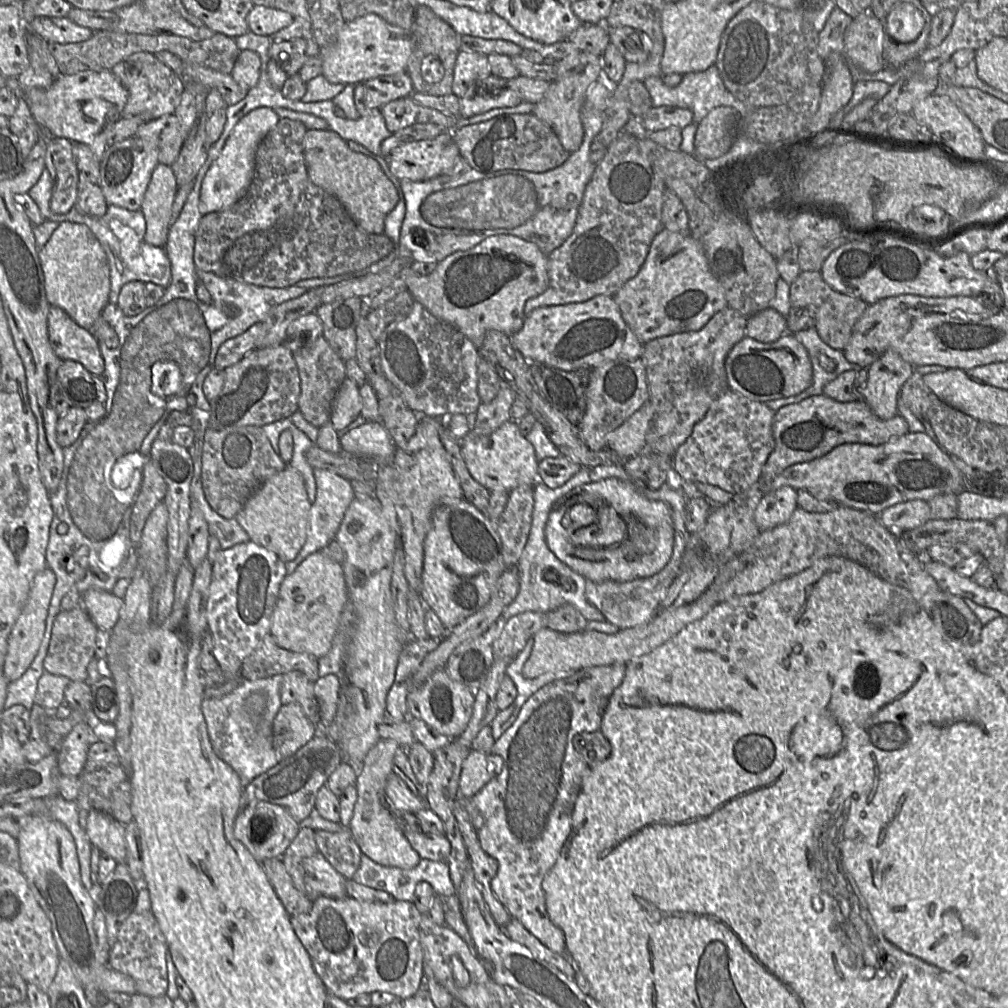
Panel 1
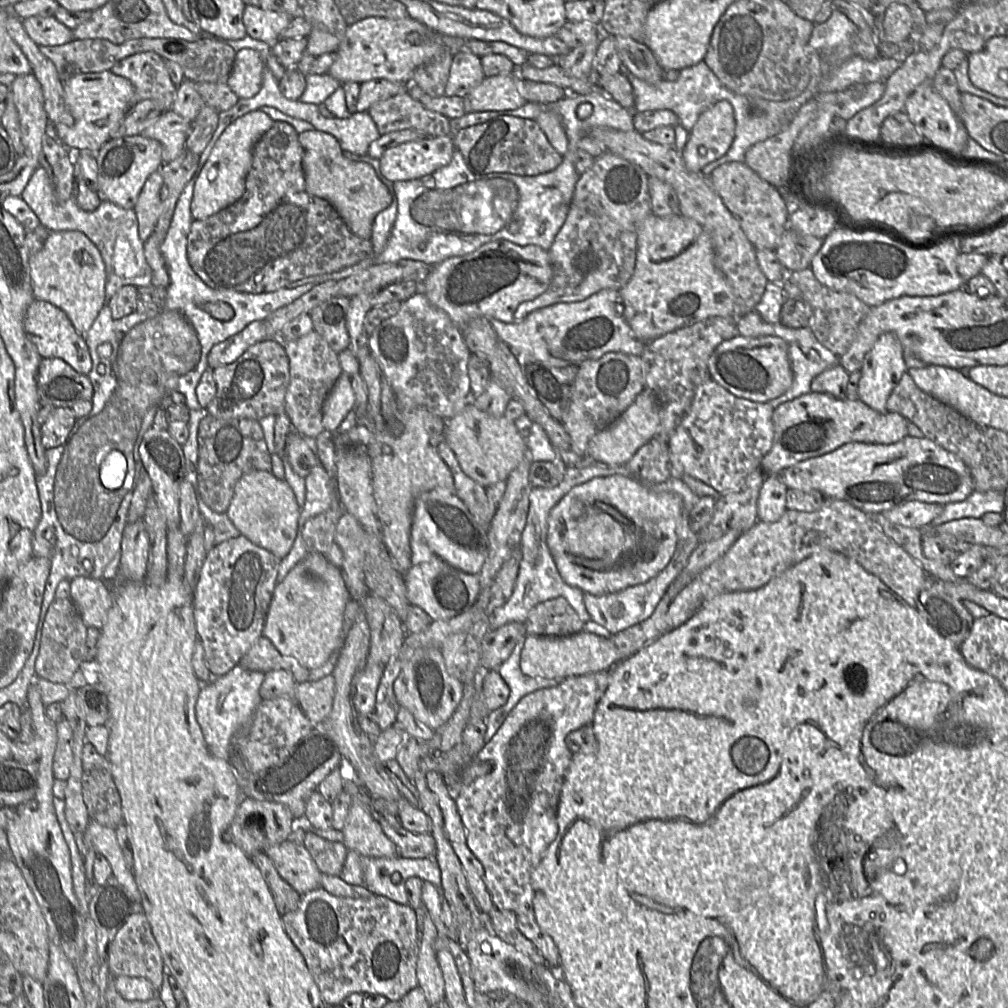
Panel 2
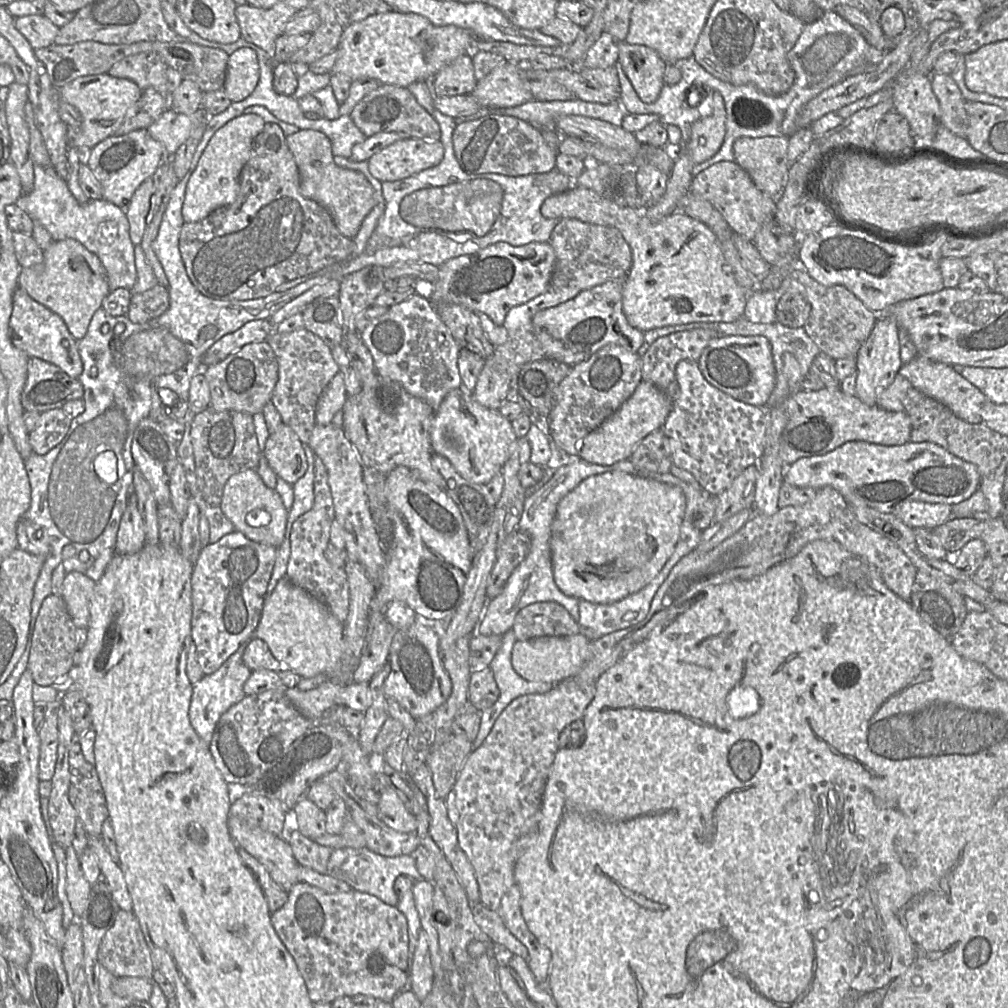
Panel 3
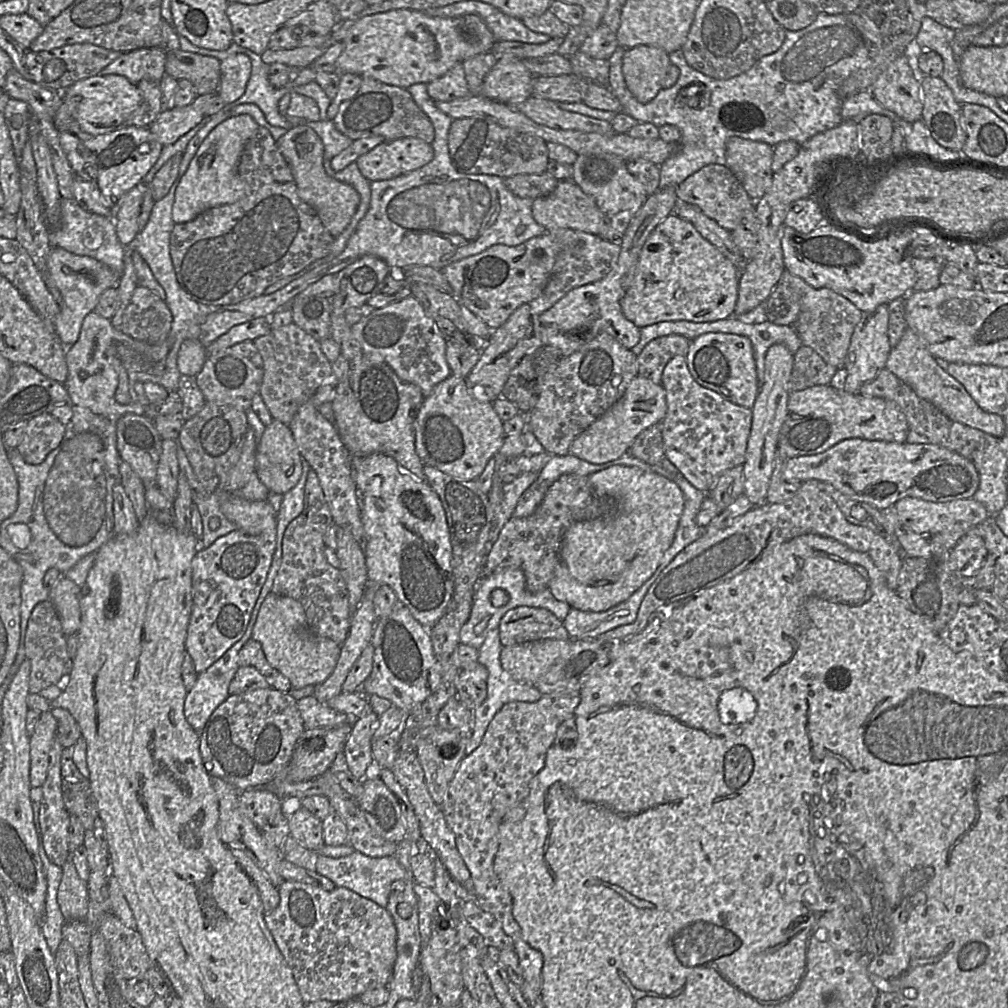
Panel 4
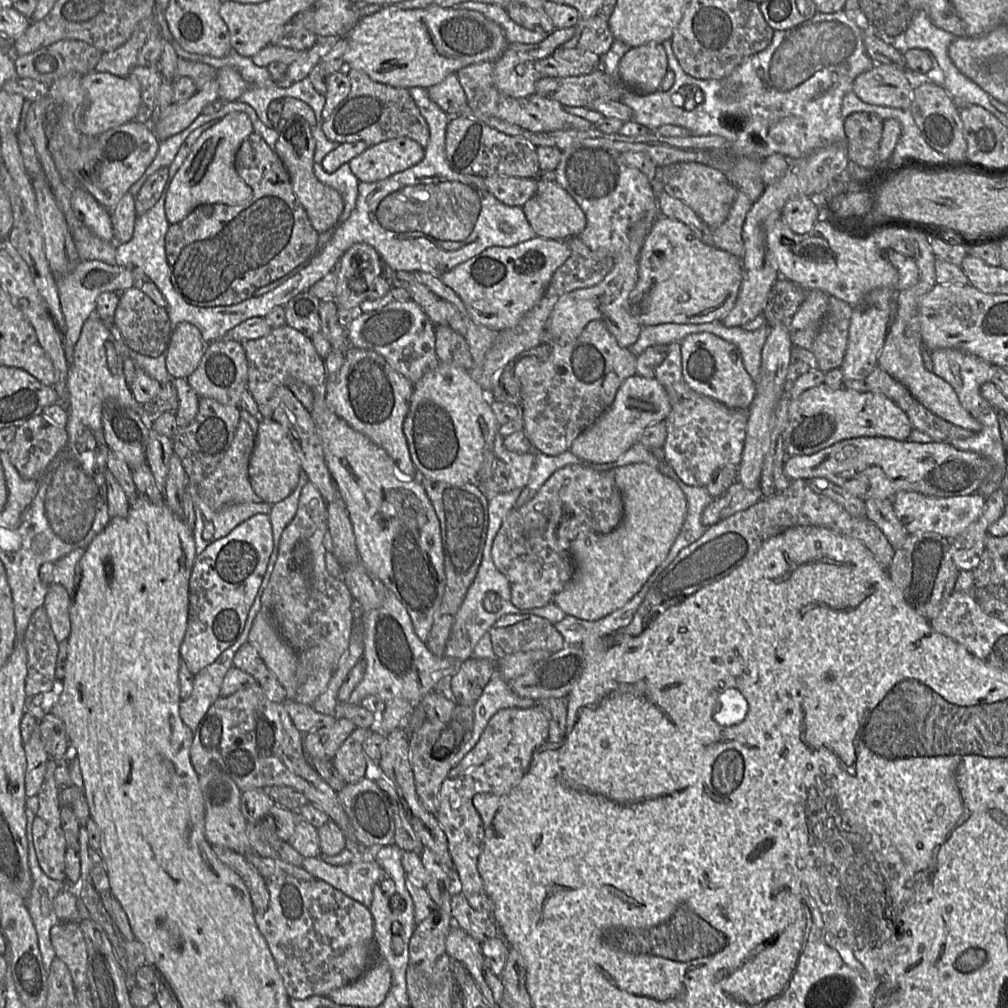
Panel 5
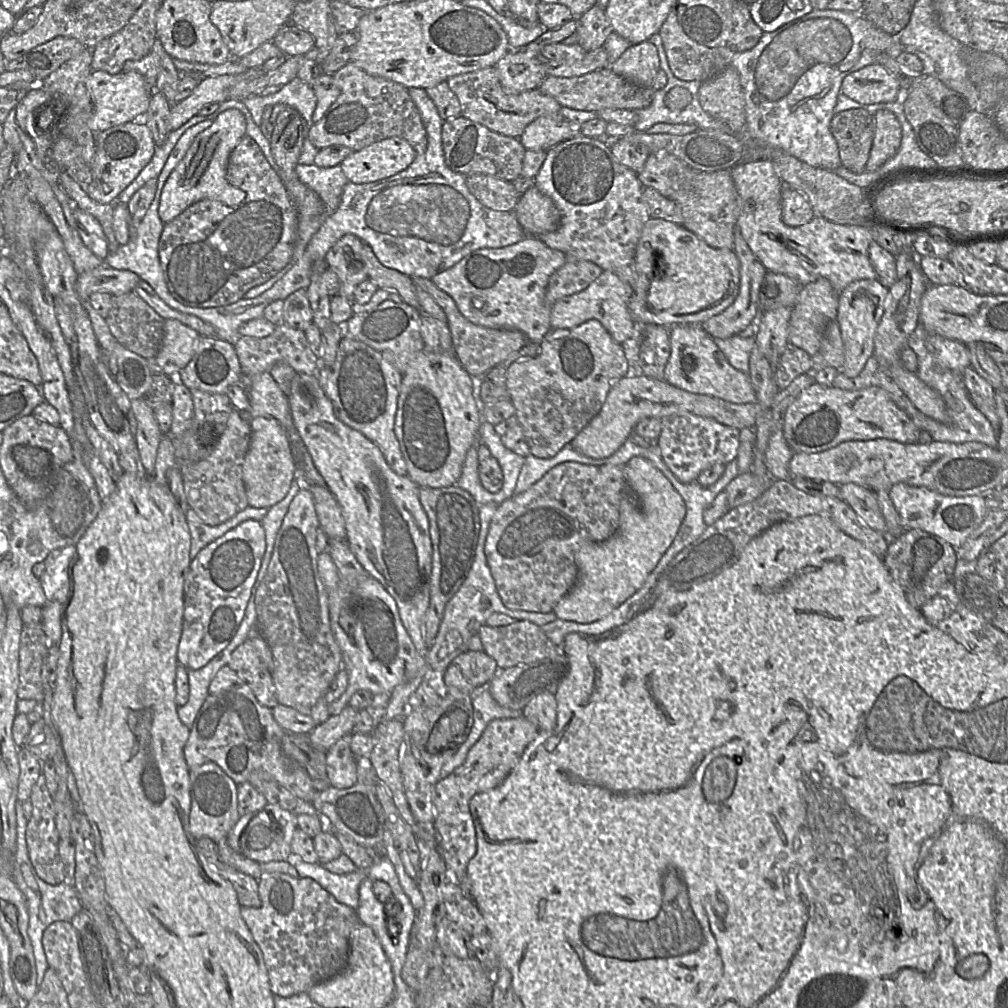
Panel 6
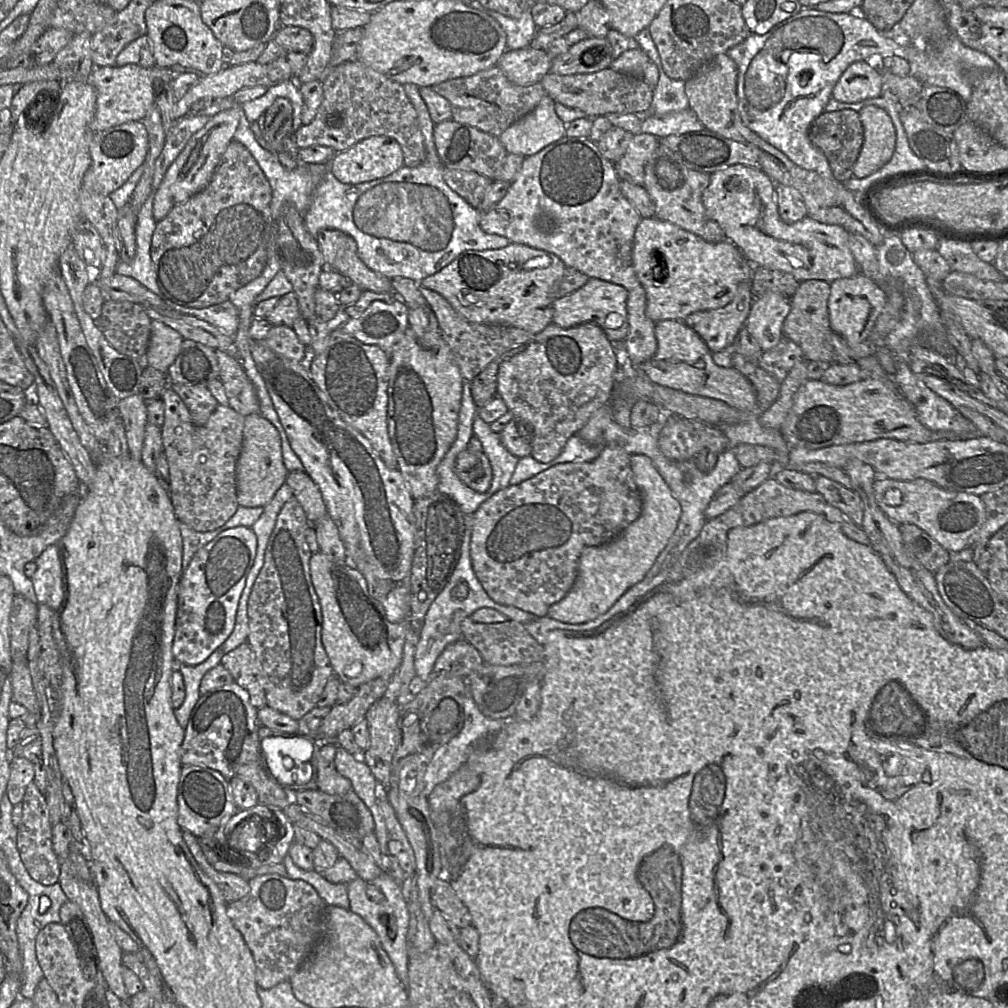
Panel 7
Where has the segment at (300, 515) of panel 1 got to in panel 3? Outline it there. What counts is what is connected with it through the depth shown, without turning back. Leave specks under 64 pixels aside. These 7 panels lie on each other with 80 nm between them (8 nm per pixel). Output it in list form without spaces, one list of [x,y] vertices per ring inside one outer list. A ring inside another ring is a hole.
[[[255,469],[242,471],[228,479],[220,507],[236,531],[241,532],[247,538],[277,549],[282,544],[288,510],[277,491],[267,487]]]

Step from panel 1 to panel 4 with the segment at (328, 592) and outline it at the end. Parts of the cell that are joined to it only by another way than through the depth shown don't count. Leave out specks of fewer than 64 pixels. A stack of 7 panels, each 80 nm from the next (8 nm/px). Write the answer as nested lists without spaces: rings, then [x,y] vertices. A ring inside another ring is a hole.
[[[272,592],[260,608],[251,639],[261,644],[270,665],[289,679],[292,689],[325,682],[334,671],[341,652],[341,645],[309,630],[300,602]]]

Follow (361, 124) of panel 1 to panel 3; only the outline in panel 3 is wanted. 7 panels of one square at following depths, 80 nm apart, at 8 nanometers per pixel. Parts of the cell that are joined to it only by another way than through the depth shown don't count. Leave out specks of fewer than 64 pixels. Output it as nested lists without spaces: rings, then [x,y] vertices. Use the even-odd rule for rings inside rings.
[[[349,115],[334,120],[310,119],[309,125],[310,129],[321,131],[330,139],[334,156],[349,158],[352,148],[366,139]]]

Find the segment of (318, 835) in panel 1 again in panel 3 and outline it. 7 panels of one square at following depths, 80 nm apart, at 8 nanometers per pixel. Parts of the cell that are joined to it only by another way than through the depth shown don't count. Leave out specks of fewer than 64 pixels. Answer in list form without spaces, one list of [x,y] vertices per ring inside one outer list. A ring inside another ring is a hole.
[[[296,830],[289,831],[284,838],[290,844],[293,856],[299,865],[325,874],[334,849],[322,846]]]

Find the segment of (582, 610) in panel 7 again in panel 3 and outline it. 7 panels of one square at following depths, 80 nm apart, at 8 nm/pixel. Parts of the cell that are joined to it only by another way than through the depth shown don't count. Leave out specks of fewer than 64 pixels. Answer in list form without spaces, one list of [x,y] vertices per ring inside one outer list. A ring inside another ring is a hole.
[[[621,471],[588,477],[560,501],[551,524],[555,584],[565,595],[595,604],[610,604],[639,591],[656,577],[673,553],[685,508],[685,495],[672,484]]]

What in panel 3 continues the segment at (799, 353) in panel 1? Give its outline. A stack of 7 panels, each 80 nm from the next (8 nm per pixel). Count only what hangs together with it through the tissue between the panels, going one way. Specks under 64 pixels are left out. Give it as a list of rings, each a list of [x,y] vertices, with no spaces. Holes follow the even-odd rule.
[[[726,336],[713,339],[697,365],[706,381],[732,398],[766,407],[776,385],[776,368],[771,344],[763,336]]]

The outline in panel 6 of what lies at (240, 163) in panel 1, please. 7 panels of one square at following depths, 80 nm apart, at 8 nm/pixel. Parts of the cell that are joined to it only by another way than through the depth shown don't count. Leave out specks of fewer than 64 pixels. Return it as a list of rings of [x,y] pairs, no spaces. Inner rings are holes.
[[[230,108],[220,113],[208,128],[195,137],[161,191],[158,213],[164,224],[200,200],[211,199],[235,206],[245,199],[246,193],[230,185],[226,178],[229,156],[245,135],[245,116],[238,109]]]

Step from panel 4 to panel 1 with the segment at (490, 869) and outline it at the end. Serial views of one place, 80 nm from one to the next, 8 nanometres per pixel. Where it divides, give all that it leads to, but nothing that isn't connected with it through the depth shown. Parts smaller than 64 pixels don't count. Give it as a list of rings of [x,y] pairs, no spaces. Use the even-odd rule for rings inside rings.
[[[626,663],[589,667],[535,692],[522,706],[512,726],[493,745],[491,753],[503,759],[501,773],[471,797],[484,818],[483,826],[477,830],[479,843],[498,862],[497,874],[491,881],[493,892],[513,918],[556,953],[565,952],[565,935],[549,918],[542,882],[571,832],[574,806],[583,779],[591,769],[576,751],[573,738],[582,732],[600,731],[609,699],[622,683],[625,671]]]

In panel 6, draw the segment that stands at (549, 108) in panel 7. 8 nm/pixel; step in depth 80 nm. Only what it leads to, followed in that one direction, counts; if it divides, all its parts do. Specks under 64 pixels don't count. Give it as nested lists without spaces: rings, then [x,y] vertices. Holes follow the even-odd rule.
[[[540,116],[524,129],[518,139],[526,150],[548,150],[576,132],[577,126],[564,117]]]

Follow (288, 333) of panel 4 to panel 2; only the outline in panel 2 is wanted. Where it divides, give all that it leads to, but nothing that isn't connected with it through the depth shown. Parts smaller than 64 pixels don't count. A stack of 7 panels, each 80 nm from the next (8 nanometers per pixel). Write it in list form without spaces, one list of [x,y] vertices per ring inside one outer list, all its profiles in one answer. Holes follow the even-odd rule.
[[[315,331],[282,345],[289,358],[290,381],[284,401],[284,413],[288,416],[292,429],[300,436],[316,438],[322,432],[323,403],[342,374],[338,354]]]

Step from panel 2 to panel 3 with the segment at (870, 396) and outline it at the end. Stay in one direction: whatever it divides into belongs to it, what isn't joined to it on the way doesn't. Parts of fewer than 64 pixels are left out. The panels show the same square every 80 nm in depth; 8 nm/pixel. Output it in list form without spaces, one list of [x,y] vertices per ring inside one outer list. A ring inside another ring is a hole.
[[[879,317],[869,337],[860,346],[854,358],[856,361],[854,396],[867,405],[877,405],[879,393],[892,384],[903,365],[900,357],[898,325],[894,318]]]

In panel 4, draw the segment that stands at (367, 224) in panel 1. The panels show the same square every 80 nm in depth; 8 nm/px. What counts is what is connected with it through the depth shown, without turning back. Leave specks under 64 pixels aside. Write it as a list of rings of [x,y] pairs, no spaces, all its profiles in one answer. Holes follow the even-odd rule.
[[[297,125],[288,129],[277,141],[277,147],[291,168],[299,197],[315,209],[332,236],[339,236],[356,213],[360,195],[352,186],[327,174],[324,167],[324,145],[319,135],[309,126]]]

